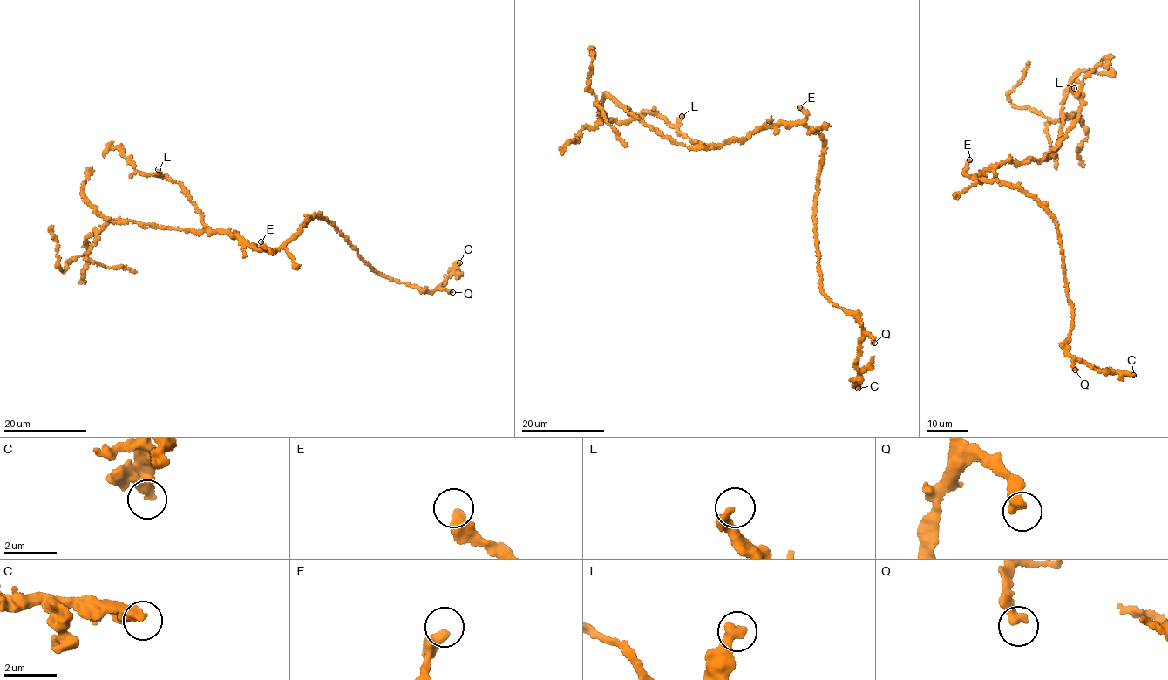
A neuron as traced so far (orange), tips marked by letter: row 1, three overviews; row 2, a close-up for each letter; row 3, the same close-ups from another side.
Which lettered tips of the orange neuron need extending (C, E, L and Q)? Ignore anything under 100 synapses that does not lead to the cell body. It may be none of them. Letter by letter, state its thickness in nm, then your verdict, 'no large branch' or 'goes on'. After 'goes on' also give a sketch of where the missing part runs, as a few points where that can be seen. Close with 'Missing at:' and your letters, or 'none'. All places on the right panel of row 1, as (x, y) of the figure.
C: 480 nm thick; goes on
E: 440 nm thick; no large branch
L: 400 nm thick; no large branch
Q: 360 nm thick; no large branch
Missing at: C

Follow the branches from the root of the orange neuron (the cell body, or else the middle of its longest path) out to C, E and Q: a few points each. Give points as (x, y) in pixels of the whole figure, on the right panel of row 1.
C: (979, 174), (974, 179), (1035, 197), (1054, 220), (1073, 310), (1064, 343), (1069, 355), (1133, 375)
E: (979, 174), (967, 176), (969, 159)
Q: (979, 174), (974, 179), (1014, 186), (1035, 197), (1054, 220), (1073, 310), (1072, 329), (1064, 343), (1075, 370)

